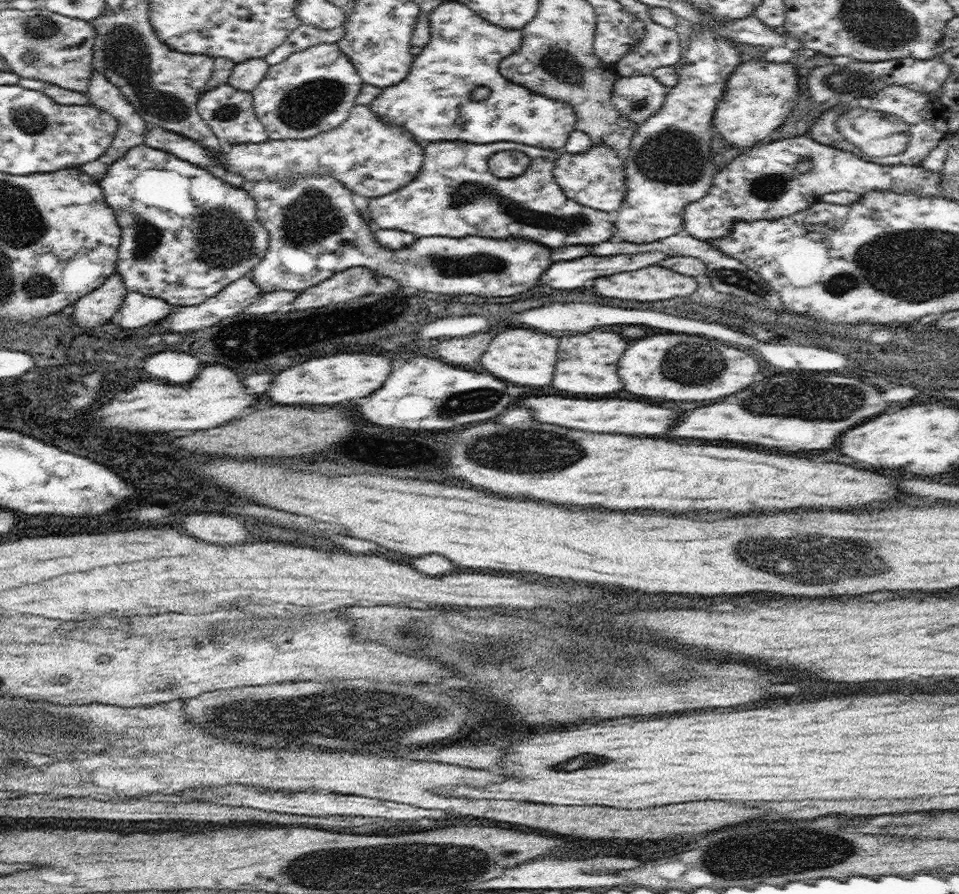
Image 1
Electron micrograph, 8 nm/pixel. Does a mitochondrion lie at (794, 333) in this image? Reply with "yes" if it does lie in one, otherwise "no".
no

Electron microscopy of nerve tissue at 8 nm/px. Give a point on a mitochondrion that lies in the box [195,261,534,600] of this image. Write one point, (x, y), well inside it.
(460, 405)

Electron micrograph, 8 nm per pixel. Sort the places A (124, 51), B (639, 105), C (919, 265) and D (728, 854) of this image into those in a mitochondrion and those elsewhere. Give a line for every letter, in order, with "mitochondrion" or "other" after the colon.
A: mitochondrion
B: mitochondrion
C: mitochondrion
D: mitochondrion

